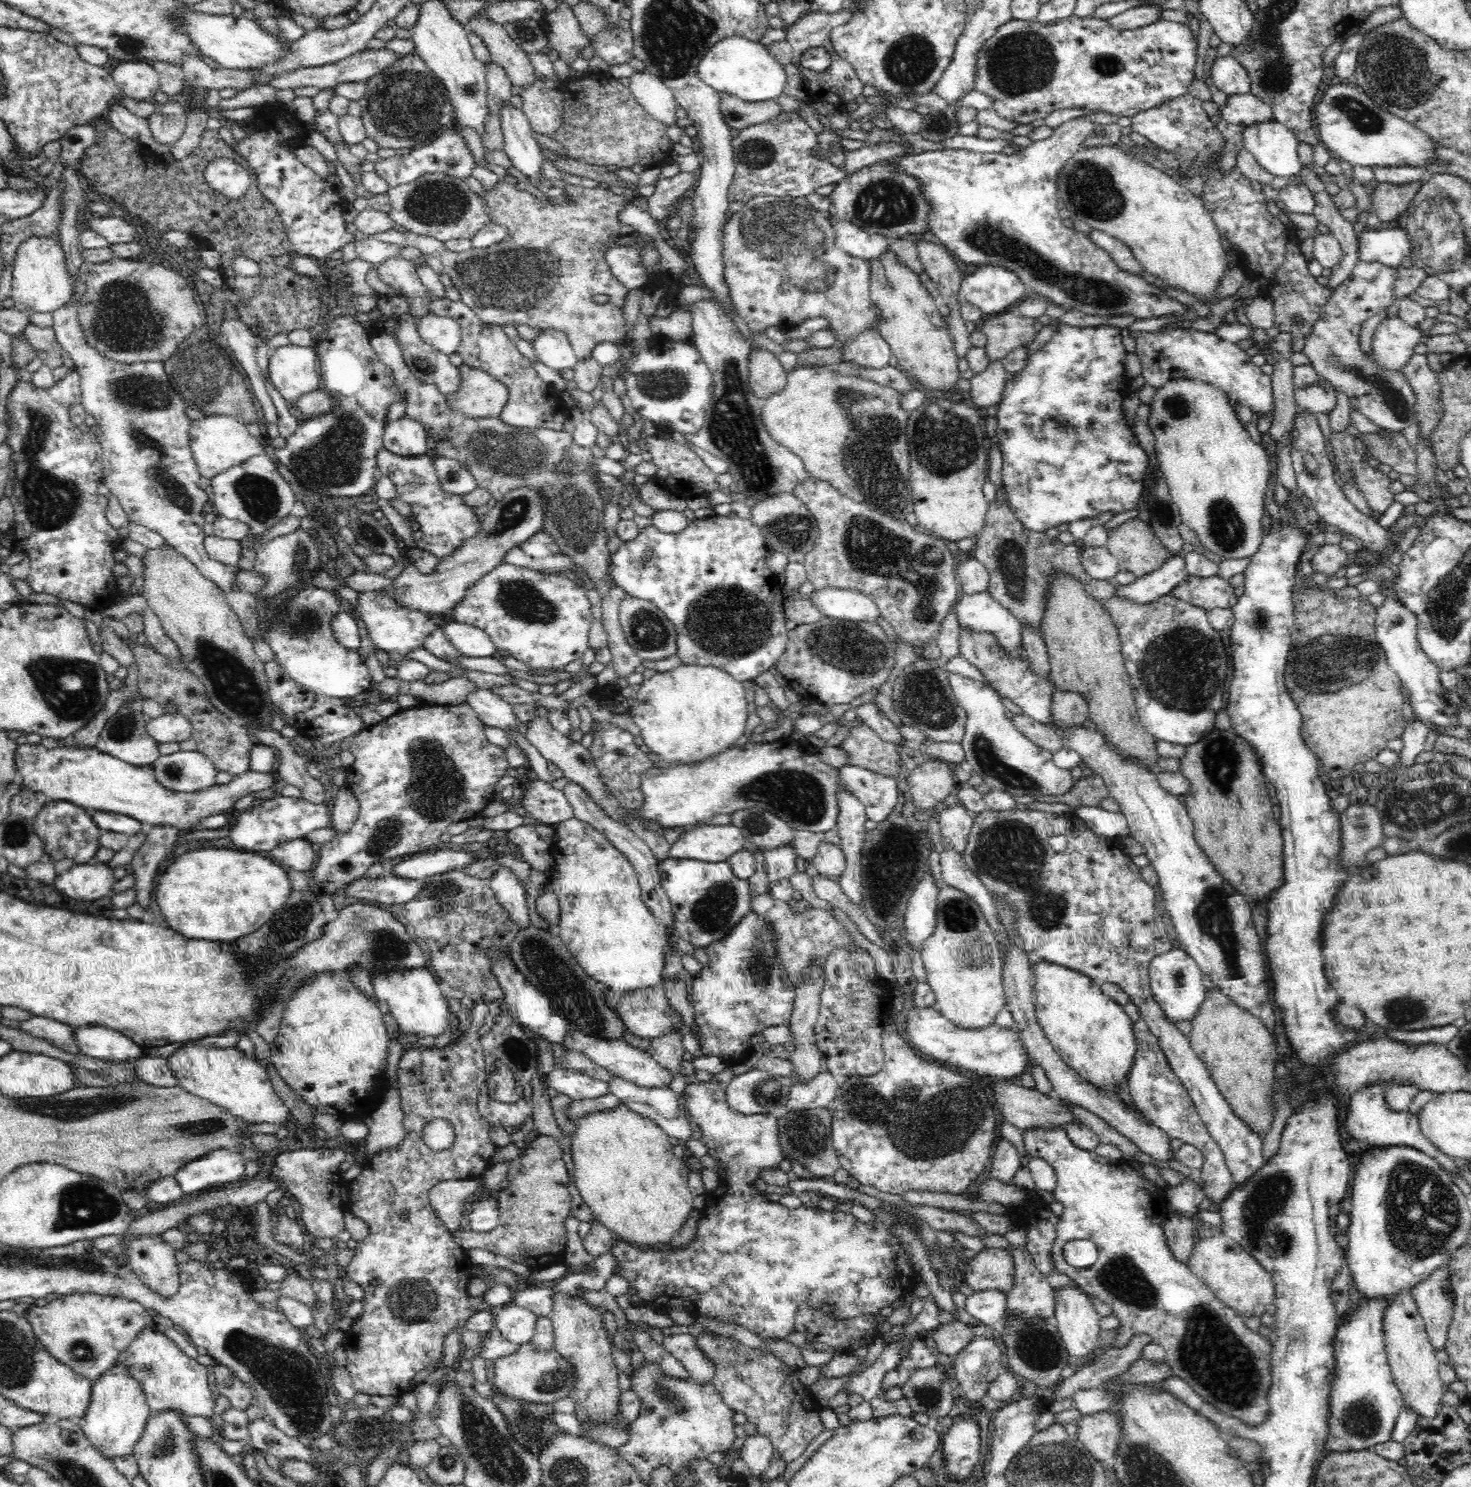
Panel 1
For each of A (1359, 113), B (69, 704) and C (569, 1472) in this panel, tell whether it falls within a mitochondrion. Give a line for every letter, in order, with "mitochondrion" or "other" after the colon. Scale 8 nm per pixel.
A: mitochondrion
B: mitochondrion
C: mitochondrion

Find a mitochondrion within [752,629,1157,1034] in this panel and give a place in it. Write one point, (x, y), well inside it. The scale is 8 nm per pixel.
(1009, 850)

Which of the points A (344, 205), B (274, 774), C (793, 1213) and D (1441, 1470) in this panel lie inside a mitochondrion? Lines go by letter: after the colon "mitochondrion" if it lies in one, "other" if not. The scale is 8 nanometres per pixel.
A: other
B: other
C: other
D: other

